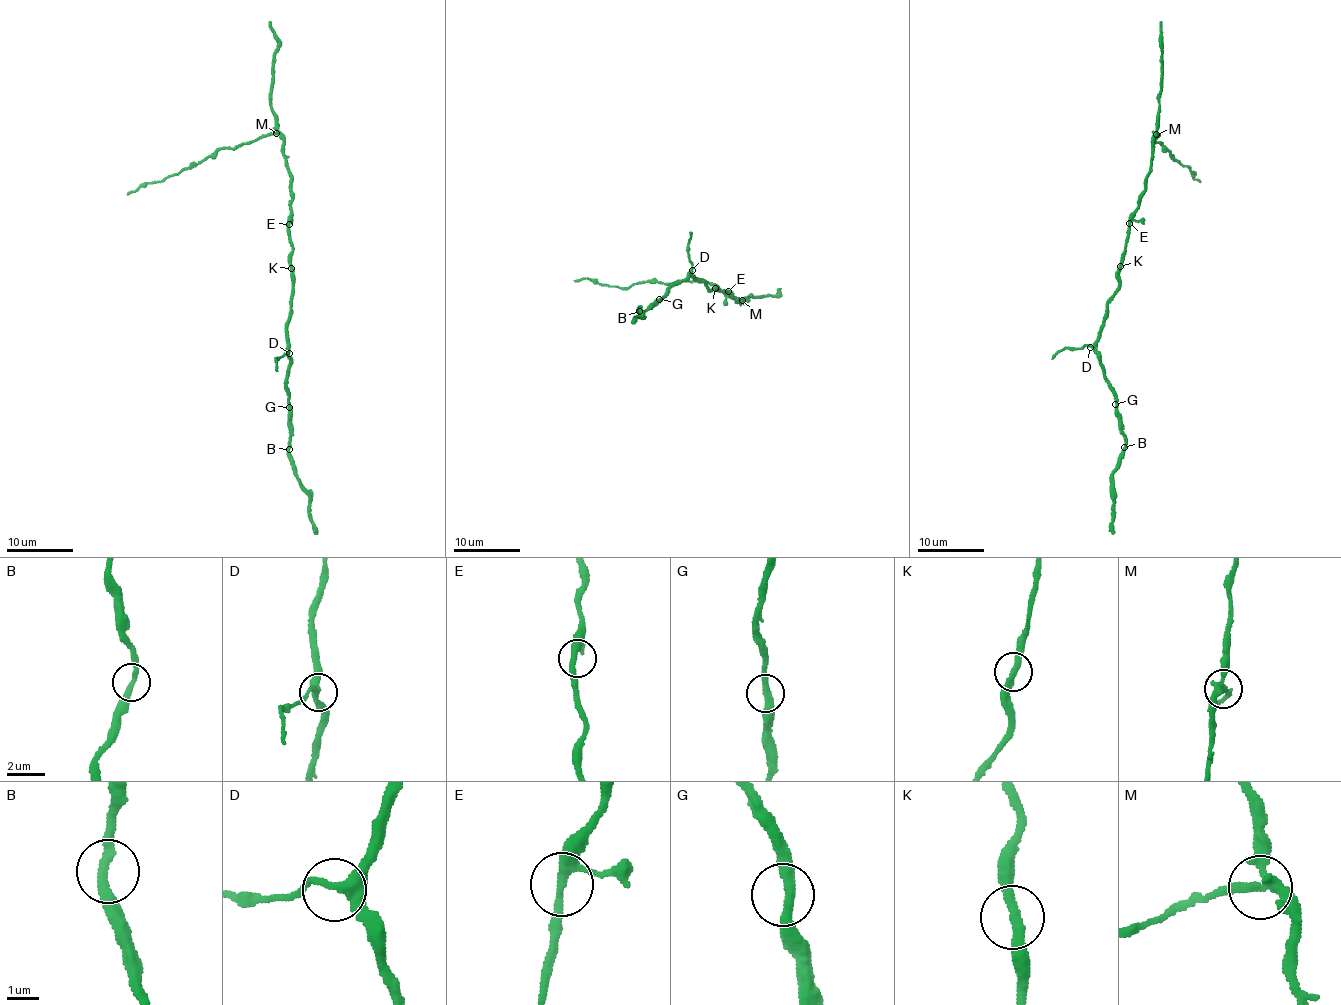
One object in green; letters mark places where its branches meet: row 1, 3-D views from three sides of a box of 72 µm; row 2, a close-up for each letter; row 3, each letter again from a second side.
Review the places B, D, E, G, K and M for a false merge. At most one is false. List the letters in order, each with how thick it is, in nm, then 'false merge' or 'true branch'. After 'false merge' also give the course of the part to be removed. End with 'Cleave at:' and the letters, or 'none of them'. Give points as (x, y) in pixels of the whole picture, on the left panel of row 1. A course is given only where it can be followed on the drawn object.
B: 280 nm thick; true branch
D: 280 nm thick; true branch
E: 280 nm thick; true branch
G: 320 nm thick; true branch
K: 300 nm thick; true branch
M: 280 nm thick; false merge; foreign part runs (276, 134), (263, 135), (247, 144), (217, 148), (175, 175), (155, 182), (146, 182), (127, 194)
Cleave at: M

